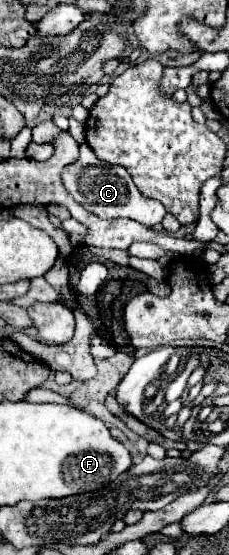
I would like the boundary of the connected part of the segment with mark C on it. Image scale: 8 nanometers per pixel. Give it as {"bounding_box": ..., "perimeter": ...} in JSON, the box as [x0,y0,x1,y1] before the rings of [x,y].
{"bounding_box":[61,145,165,227],"perimeter":[[[81,145],[81,155],[73,165],[67,165],[61,171],[61,179],[65,189],[71,193],[71,197],[85,207],[89,213],[101,217],[101,219],[119,219],[119,217],[127,217],[133,219],[145,227],[153,227],[157,223],[161,223],[161,219],[165,217],[165,207],[155,201],[155,199],[143,199],[143,195],[139,195],[131,175],[123,169],[123,167],[115,167],[115,165],[105,165],[103,161],[99,161],[95,157],[95,153],[91,151],[91,147]]]}

